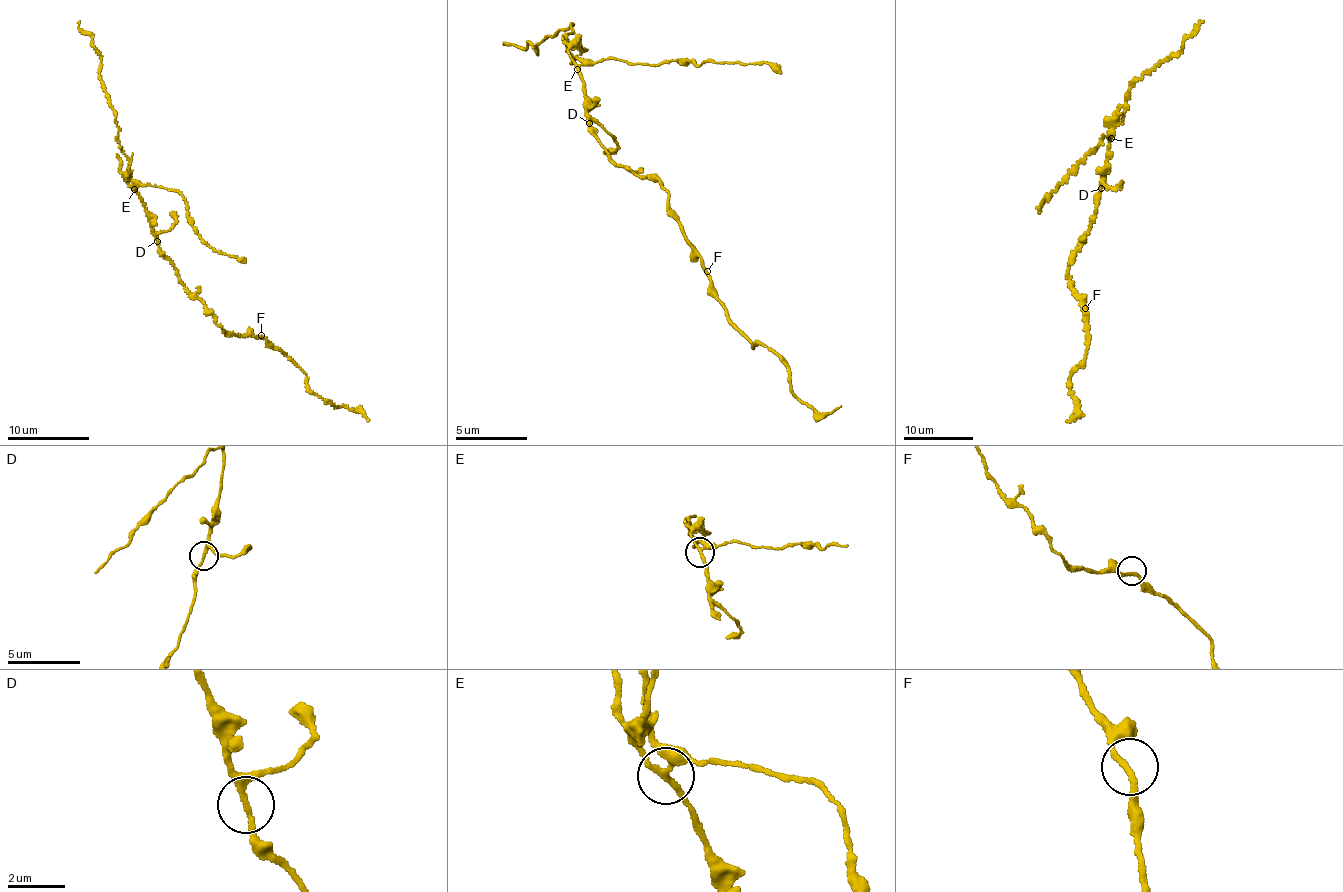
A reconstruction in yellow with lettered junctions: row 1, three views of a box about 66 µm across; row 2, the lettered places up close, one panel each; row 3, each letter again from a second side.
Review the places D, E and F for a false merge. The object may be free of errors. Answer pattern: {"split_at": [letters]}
{"split_at": ["E"]}

